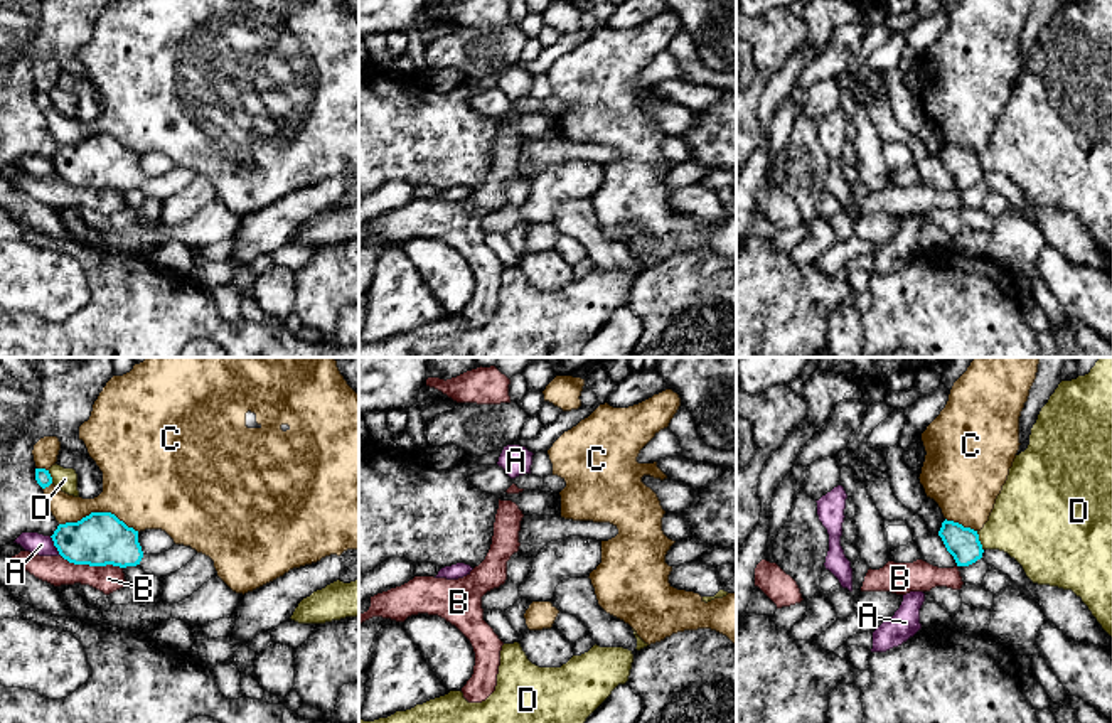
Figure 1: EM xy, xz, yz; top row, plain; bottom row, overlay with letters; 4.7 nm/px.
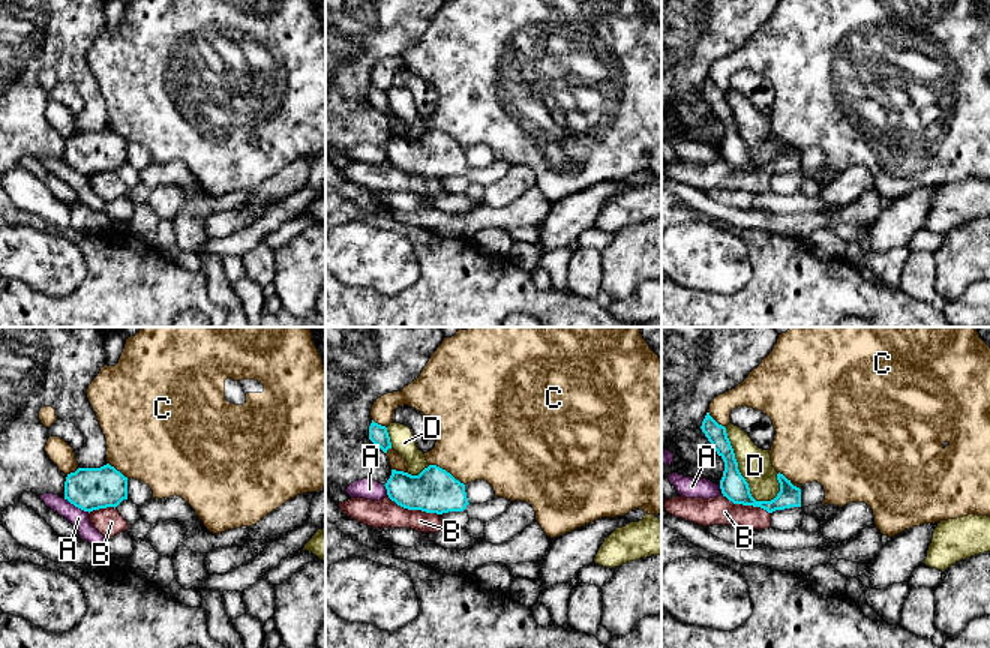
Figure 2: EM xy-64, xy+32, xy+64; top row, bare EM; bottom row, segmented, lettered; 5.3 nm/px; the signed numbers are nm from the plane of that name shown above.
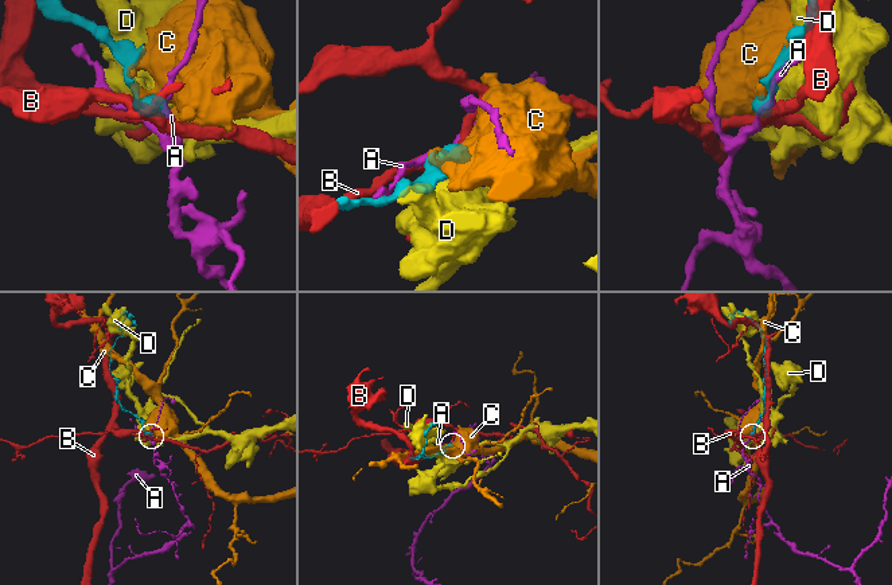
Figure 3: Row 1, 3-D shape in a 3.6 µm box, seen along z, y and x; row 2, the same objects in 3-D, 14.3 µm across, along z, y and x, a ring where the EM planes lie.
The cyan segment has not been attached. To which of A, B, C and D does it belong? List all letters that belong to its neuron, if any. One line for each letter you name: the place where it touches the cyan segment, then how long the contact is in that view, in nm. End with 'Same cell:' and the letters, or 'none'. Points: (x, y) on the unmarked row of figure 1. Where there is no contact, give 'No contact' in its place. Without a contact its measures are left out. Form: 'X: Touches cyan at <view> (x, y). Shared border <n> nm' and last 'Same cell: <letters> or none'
Same cell: none

